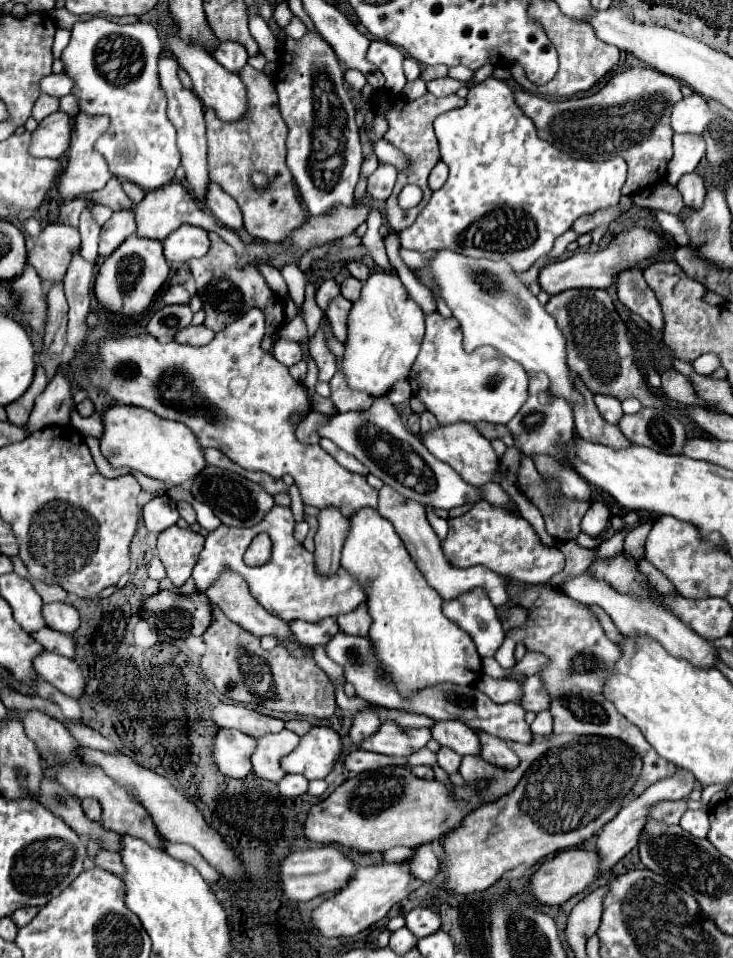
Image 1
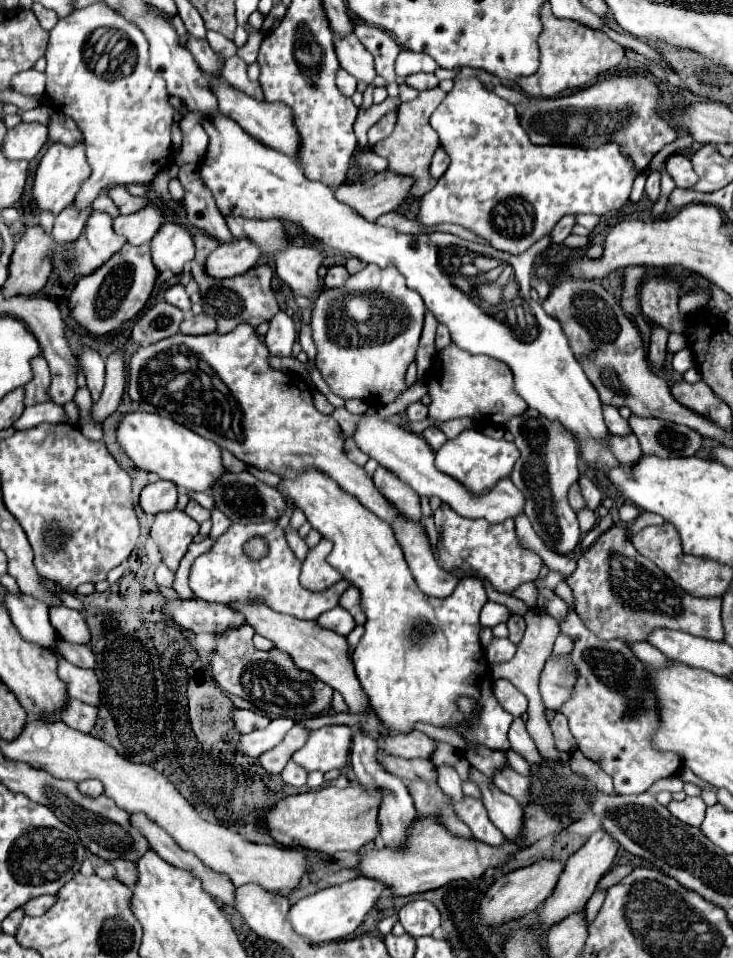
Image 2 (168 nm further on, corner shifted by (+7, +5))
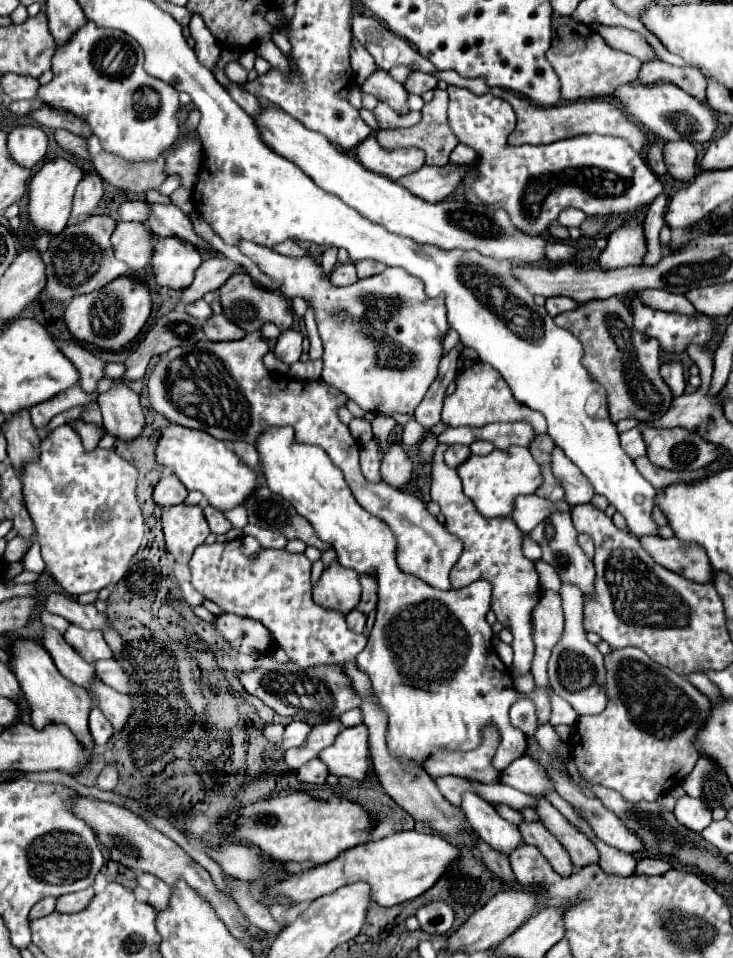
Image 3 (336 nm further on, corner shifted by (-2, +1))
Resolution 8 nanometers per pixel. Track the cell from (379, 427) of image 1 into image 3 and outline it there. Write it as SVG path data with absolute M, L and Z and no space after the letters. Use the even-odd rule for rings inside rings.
M537 494L531 496L519 496L515 500L515 510L511 514L511 518L515 520L515 524L519 526L521 532L529 534L539 522L543 522L545 518L549 518L549 514L553 510L573 510L571 504L567 502L551 502L547 498L541 498Z

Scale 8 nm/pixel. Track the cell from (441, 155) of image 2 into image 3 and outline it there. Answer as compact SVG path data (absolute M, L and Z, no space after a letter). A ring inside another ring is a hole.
M459 144L453 152L451 152L451 162L455 164L471 164L473 160L477 158L477 152L471 148L471 146L465 146L465 144Z

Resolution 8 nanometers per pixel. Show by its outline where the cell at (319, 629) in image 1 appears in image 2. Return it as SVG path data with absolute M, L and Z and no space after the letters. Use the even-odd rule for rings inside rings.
M340 606L324 612L316 622L320 626L324 626L326 630L332 630L332 632L336 632L340 636L348 636L352 632L352 628L356 626L354 620L352 620L352 616L344 608L340 608Z

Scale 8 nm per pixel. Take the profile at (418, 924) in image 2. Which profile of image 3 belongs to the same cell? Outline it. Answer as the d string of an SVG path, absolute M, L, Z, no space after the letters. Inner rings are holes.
M431 902L417 912L421 930L429 934L445 934L453 926L453 910L445 902Z

